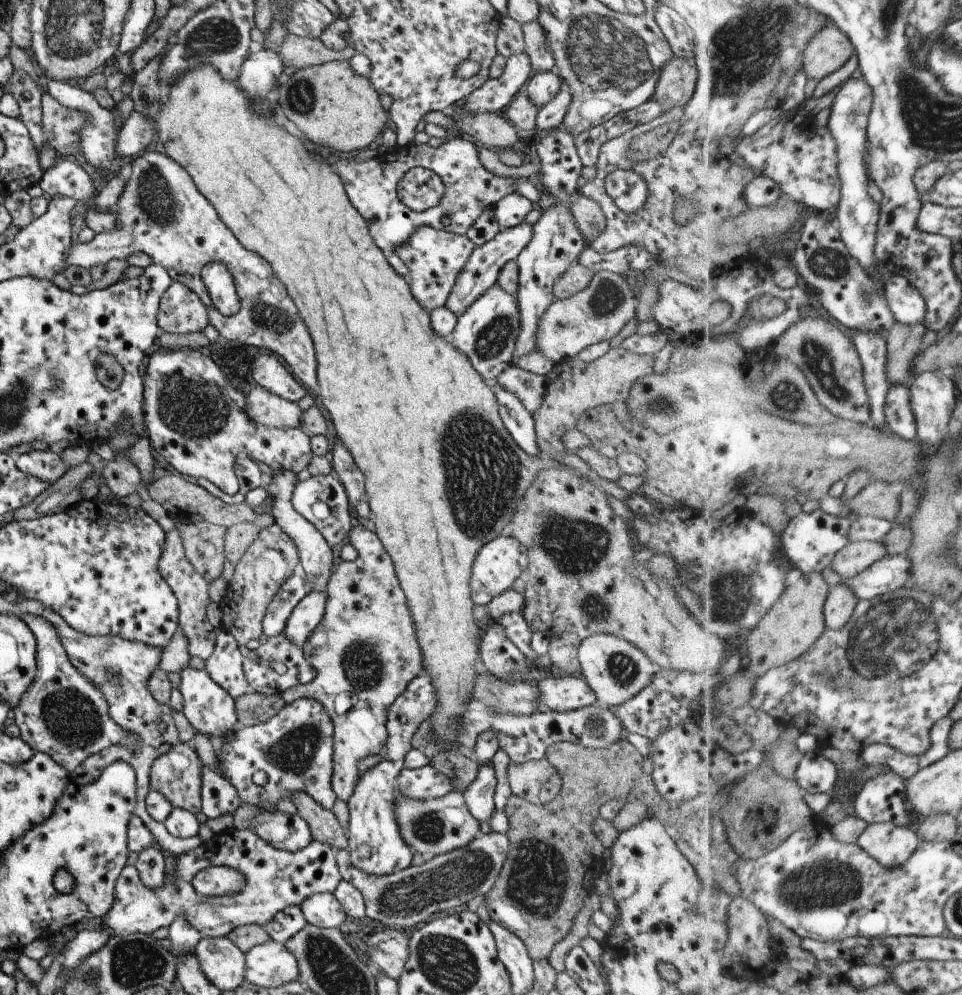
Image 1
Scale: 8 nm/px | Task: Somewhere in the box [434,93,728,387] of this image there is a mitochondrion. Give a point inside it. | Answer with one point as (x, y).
(607, 299)

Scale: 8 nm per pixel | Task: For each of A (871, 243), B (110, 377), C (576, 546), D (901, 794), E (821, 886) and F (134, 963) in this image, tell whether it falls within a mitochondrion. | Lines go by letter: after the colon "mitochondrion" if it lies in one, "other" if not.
A: other
B: other
C: mitochondrion
D: other
E: mitochondrion
F: mitochondrion

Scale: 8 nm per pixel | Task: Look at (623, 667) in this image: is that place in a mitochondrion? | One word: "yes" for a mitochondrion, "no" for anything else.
yes

